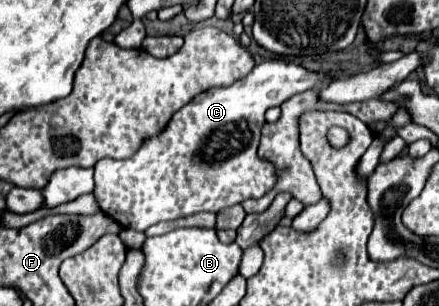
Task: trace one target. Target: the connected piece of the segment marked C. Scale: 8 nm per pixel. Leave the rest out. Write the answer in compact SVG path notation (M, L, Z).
M267 60L231 86L197 94L171 116L163 132L145 138L131 158L103 158L95 164L93 194L99 208L123 228L145 232L163 220L197 212L217 214L223 208L267 194L275 186L275 166L257 156L265 112L293 94L321 86L323 78L325 74L309 72L293 62Z

